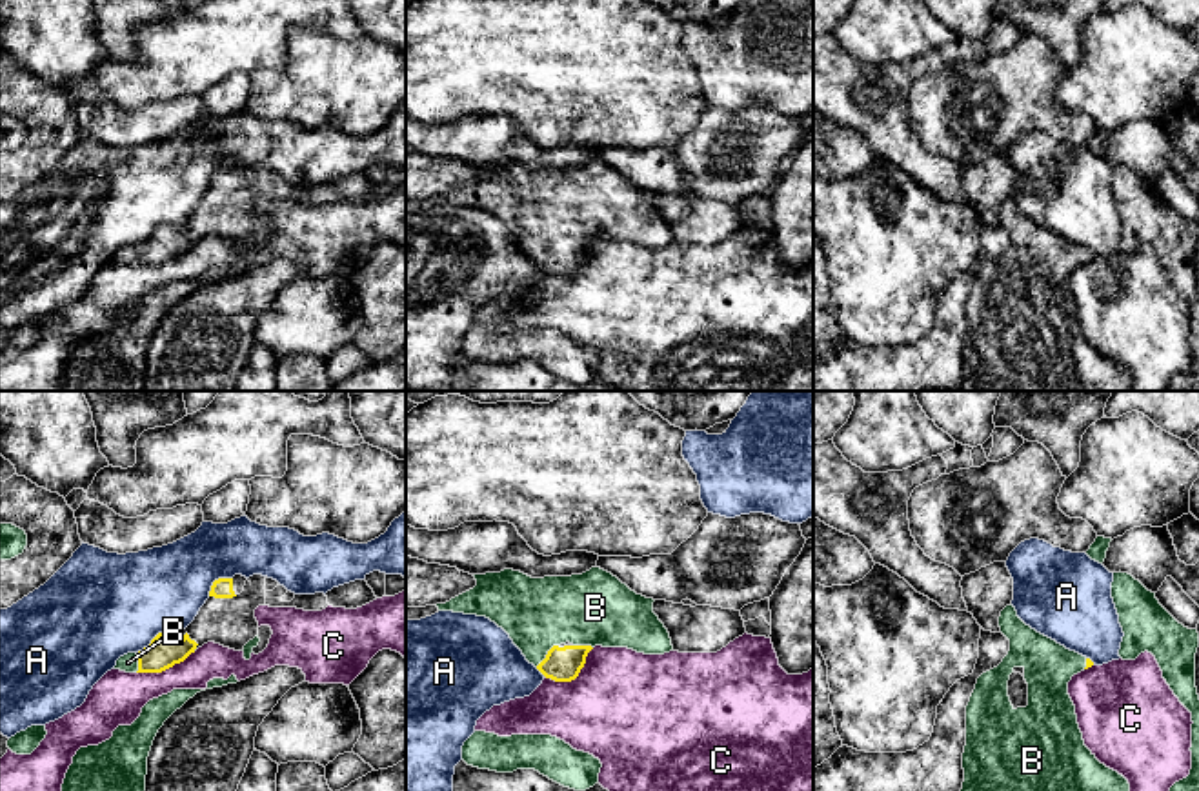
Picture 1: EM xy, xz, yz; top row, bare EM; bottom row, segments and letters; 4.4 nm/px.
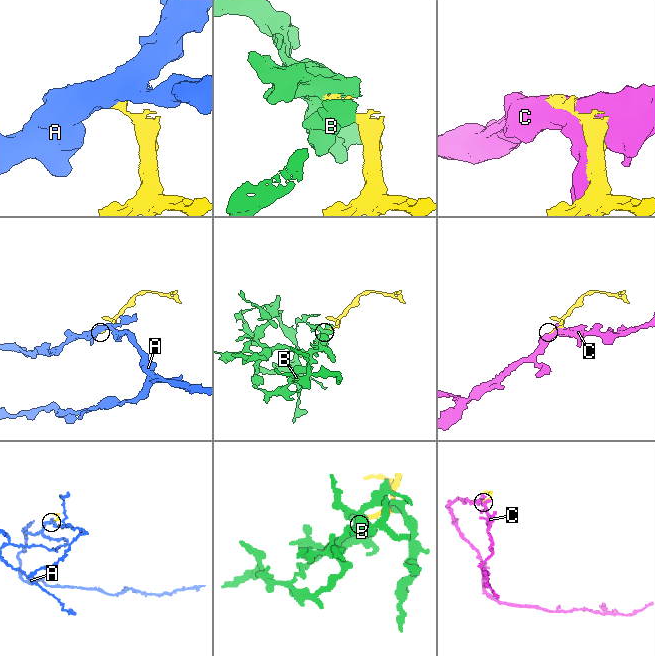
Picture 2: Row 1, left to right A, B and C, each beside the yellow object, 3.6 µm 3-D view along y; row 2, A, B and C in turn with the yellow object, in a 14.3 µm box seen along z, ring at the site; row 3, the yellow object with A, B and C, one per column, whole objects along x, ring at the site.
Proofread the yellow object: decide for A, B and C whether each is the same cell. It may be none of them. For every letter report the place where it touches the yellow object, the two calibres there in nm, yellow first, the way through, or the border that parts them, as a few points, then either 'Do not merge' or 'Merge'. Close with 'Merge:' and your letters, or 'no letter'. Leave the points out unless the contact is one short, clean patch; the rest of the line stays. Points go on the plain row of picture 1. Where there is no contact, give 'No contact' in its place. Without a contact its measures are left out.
A: Touches yellow at xy (155, 230). Thickness 150 nm (yellow) against 460 nm. Do not merge
B: Touches yellow at xz (546, 248). Thickness 160 nm (yellow) against 320 nm. Merge
C: Touches yellow at xz (574, 271). Thickness 160 nm (yellow) against 480 nm. Do not merge
Merge: B

